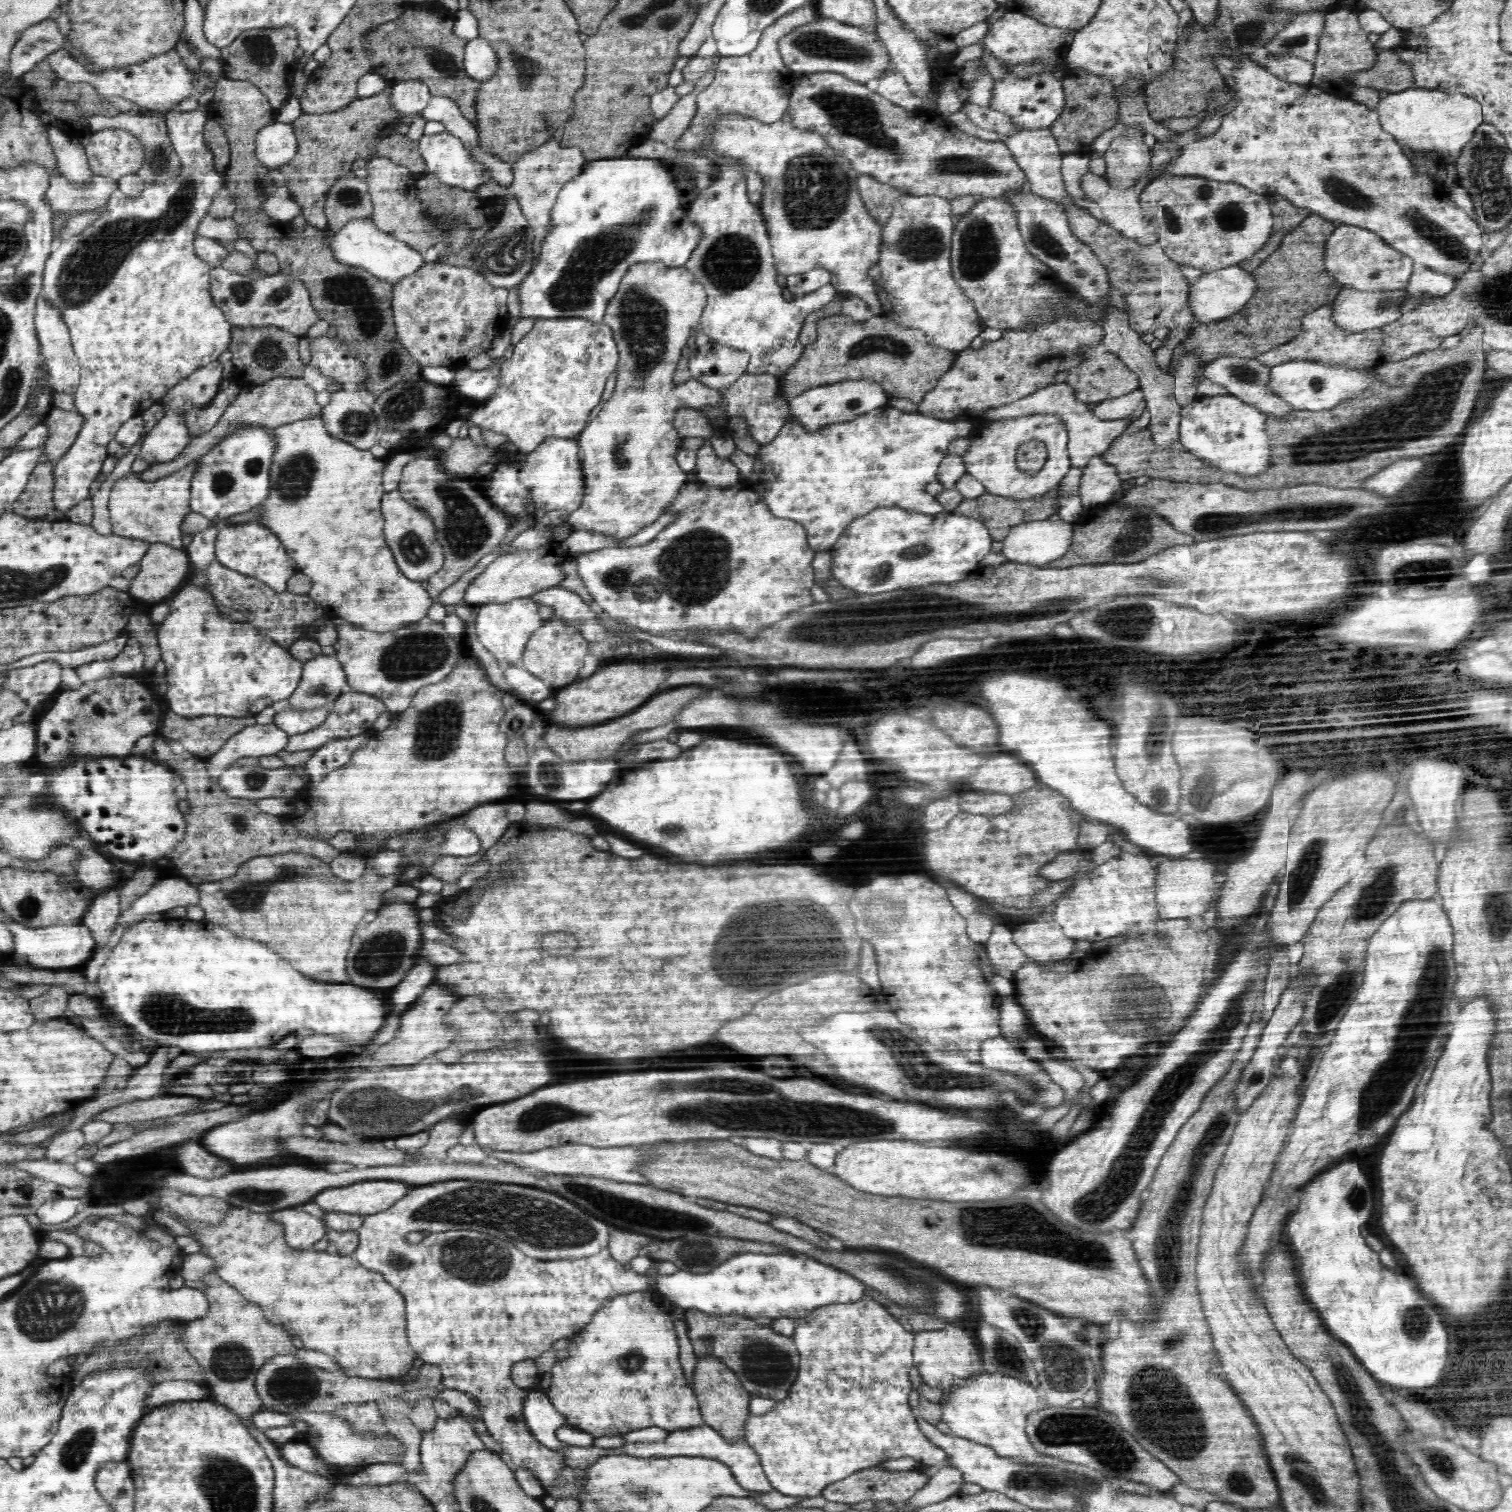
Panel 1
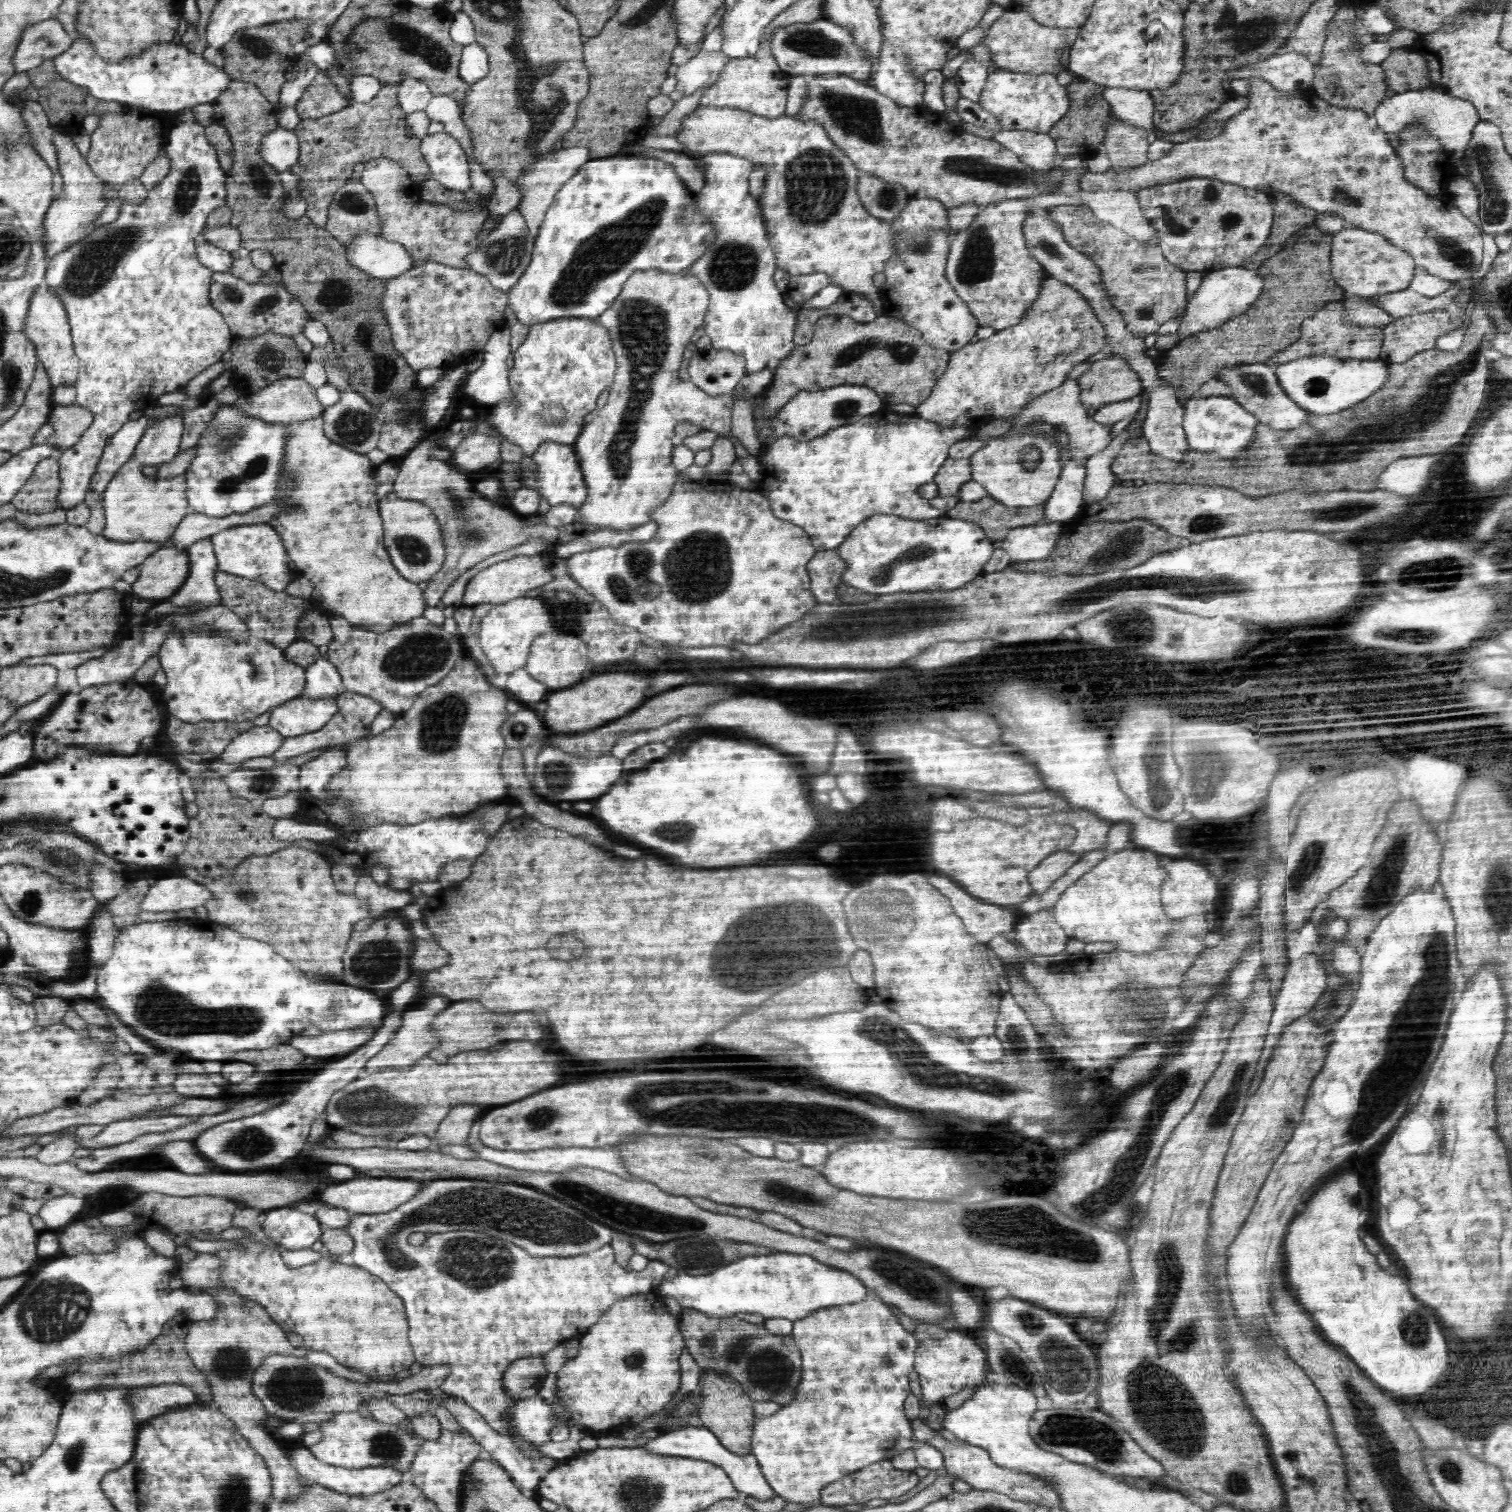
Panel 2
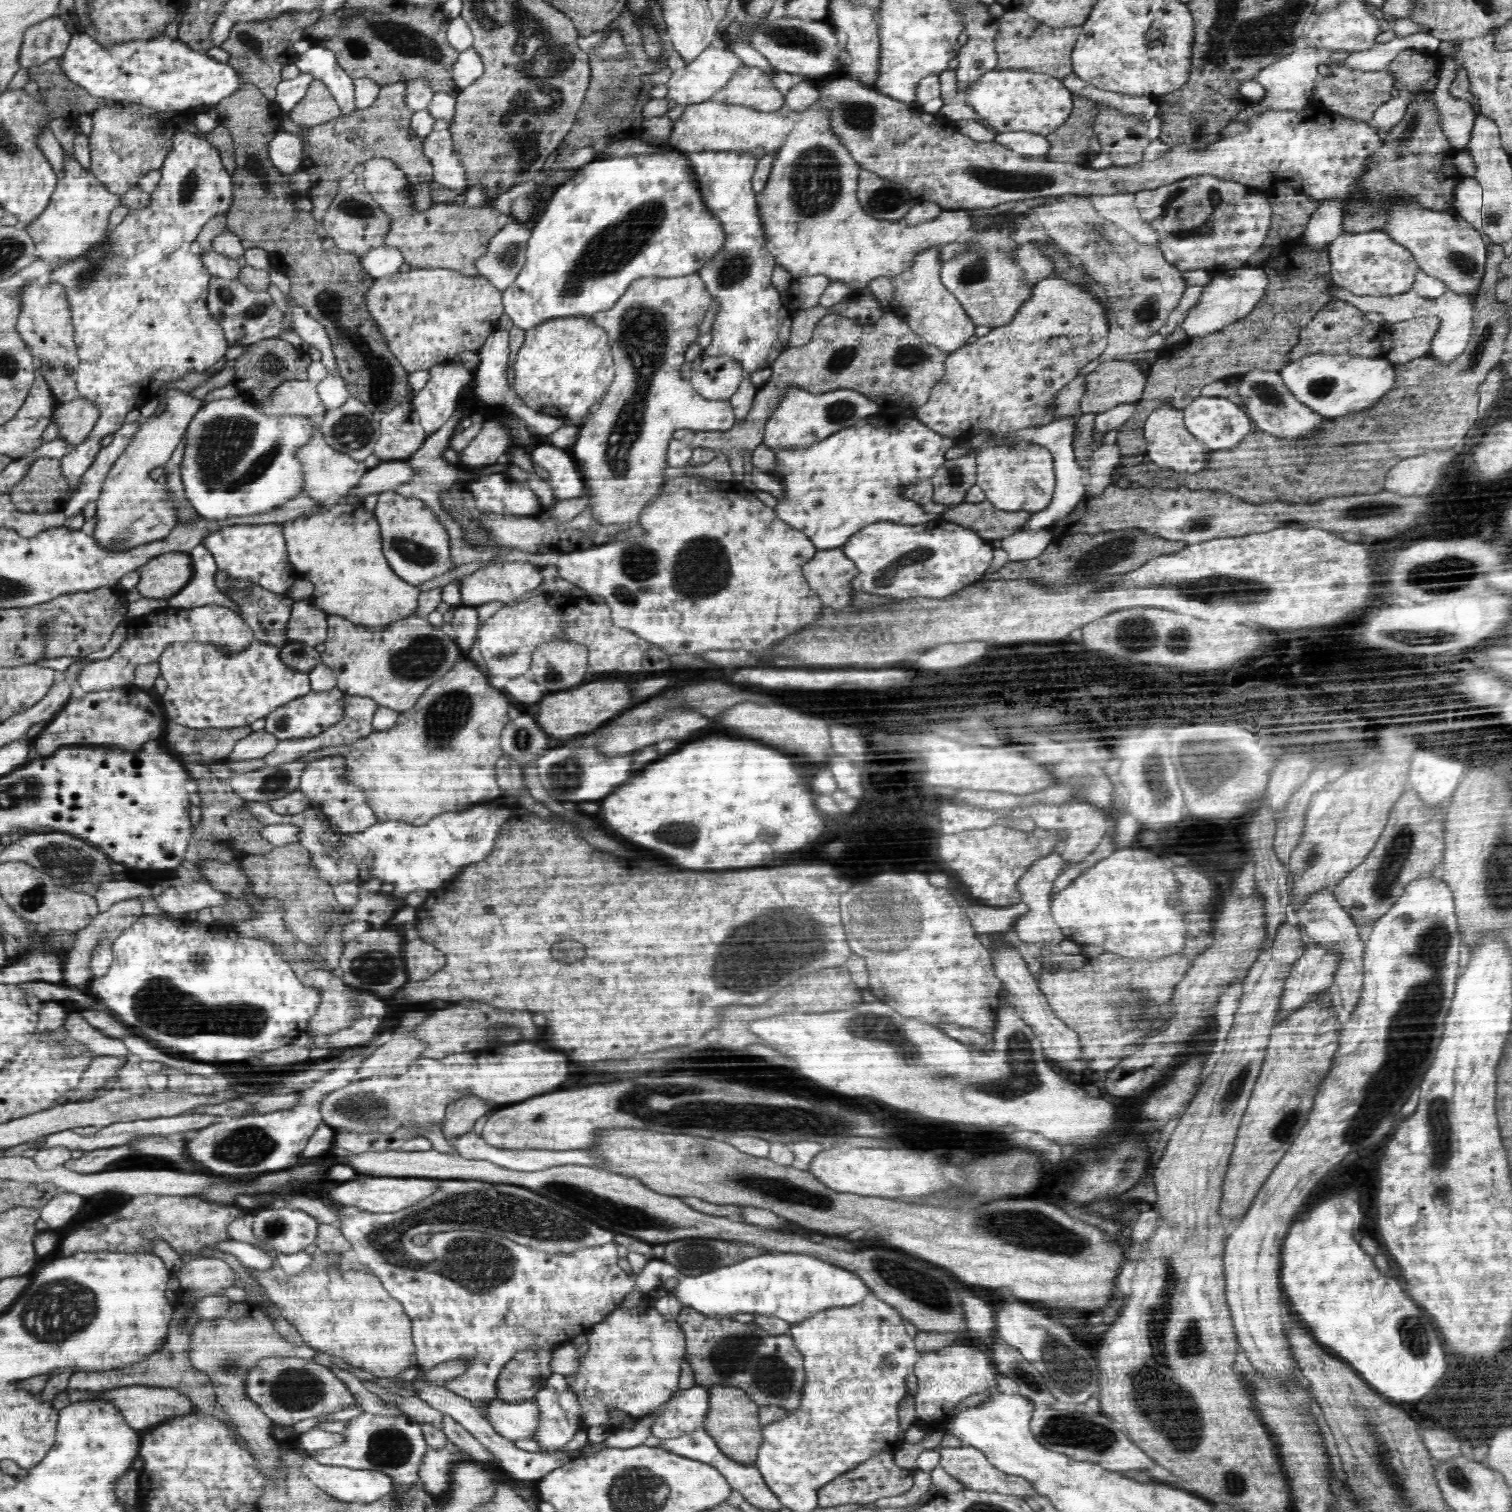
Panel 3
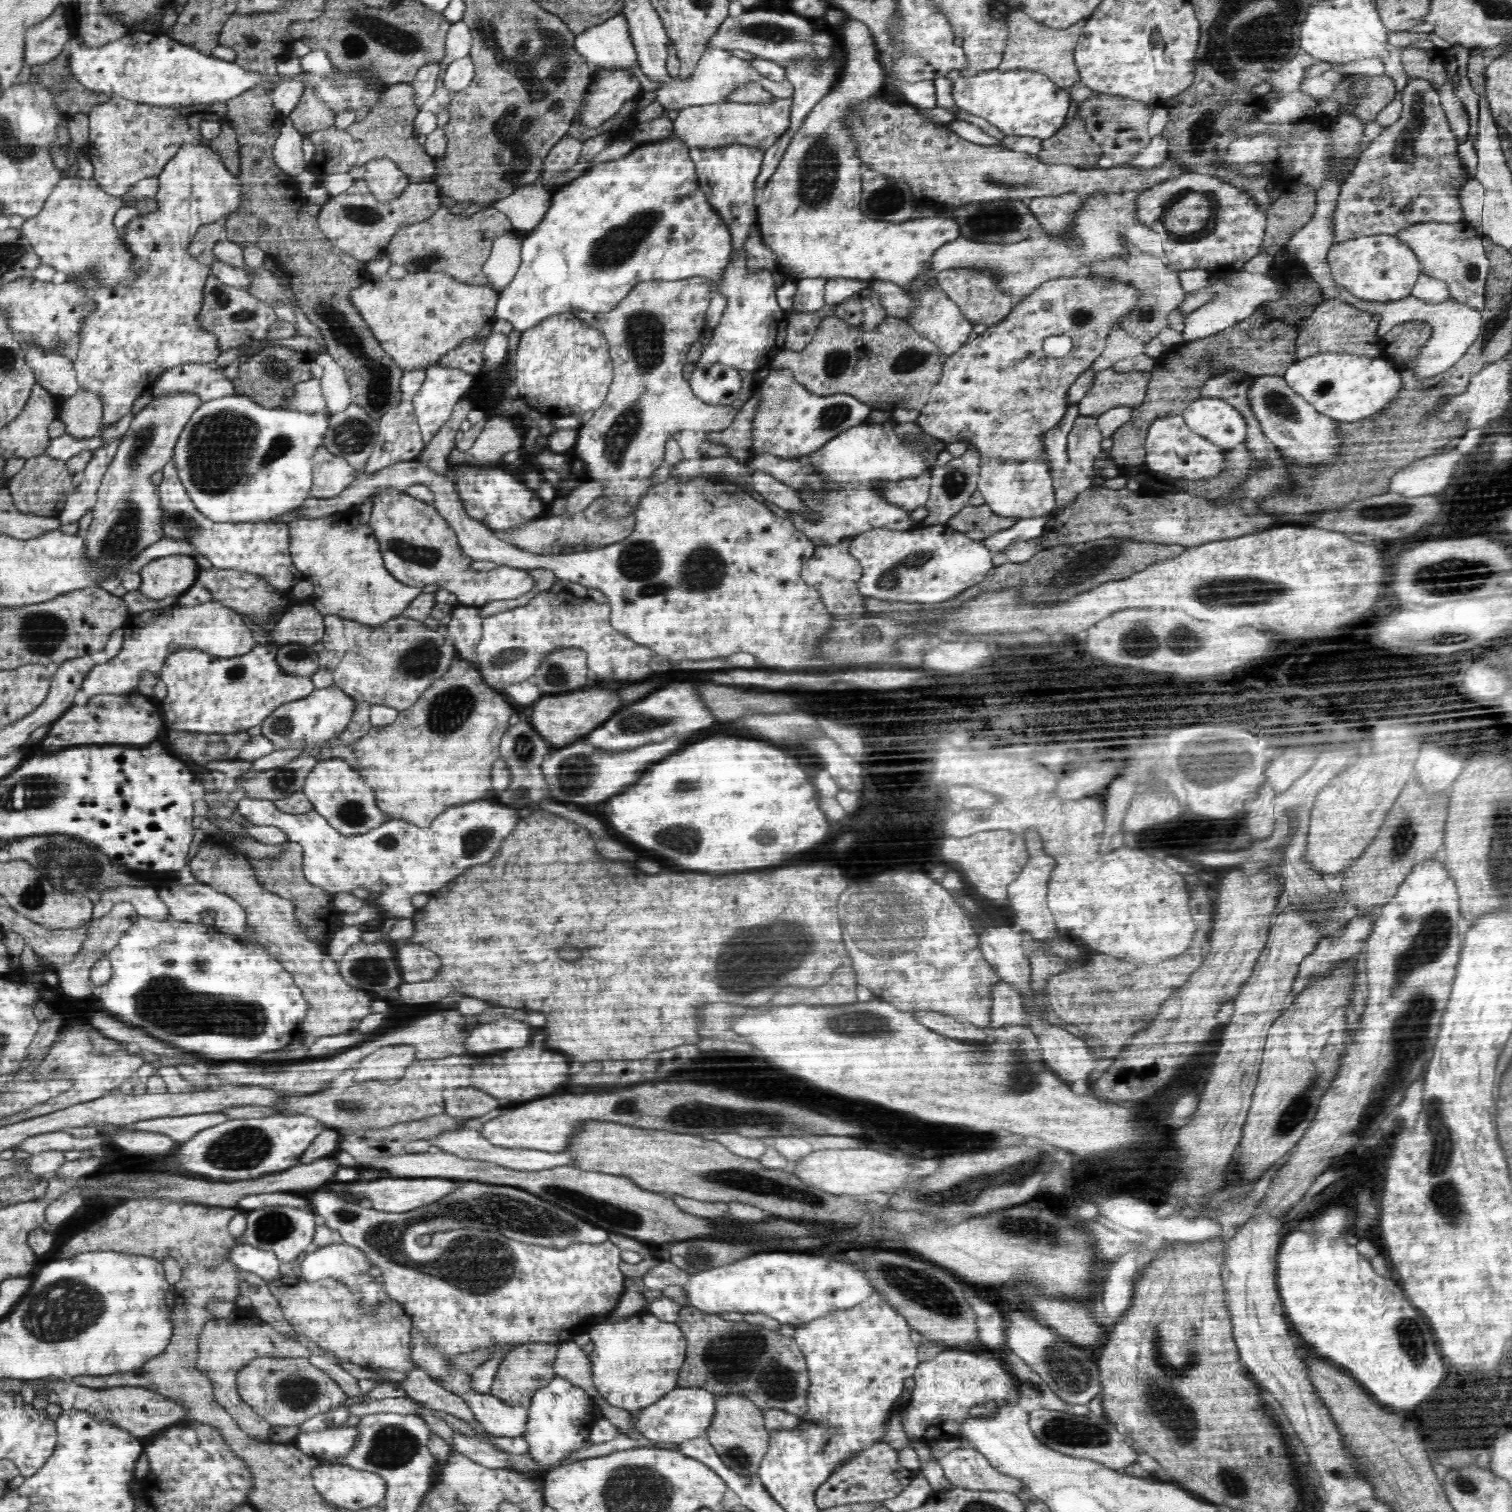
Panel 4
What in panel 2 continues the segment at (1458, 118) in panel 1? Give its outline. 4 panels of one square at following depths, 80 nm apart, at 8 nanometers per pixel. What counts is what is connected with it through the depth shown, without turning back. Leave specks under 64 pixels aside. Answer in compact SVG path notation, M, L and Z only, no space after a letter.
M1430 87L1424 90L1408 90L1388 97L1377 106L1375 117L1380 129L1395 137L1400 131L1408 130L1412 123L1420 123L1425 130L1439 139L1453 161L1463 159L1467 152L1473 130L1481 121L1478 109L1469 100L1451 95L1442 88Z

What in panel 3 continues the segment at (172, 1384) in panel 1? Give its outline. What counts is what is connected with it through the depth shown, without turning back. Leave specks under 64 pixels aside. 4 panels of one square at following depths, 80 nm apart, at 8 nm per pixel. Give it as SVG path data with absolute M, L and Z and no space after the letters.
M134 1385L120 1389L112 1389L106 1392L89 1392L83 1390L66 1389L68 1400L70 1402L79 1401L80 1399L91 1399L92 1397L100 1397L100 1399L112 1399L116 1403L116 1407L126 1417L128 1425L134 1427L135 1431L140 1433L146 1430L148 1426L156 1426L164 1419L168 1419L174 1415L184 1415L193 1411L191 1400L185 1395L180 1394L173 1388L164 1388L156 1386Z

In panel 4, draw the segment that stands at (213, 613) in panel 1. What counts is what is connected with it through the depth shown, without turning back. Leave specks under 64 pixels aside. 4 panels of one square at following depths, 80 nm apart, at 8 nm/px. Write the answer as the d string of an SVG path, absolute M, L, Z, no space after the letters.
M268 644L254 646L248 654L218 658L198 650L184 650L168 655L160 679L168 686L167 695L161 709L164 710L164 722L170 730L190 730L190 732L218 732L218 734L236 734L244 732L264 722L279 706L310 696L317 688L310 677L286 675L276 660L278 646Z

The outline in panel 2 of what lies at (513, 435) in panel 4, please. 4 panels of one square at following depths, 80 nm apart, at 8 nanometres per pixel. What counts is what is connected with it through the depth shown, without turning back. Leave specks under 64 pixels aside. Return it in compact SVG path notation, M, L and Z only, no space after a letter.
M471 433L462 437L458 446L454 447L451 459L452 467L462 473L489 467L500 457L500 437L488 434Z

